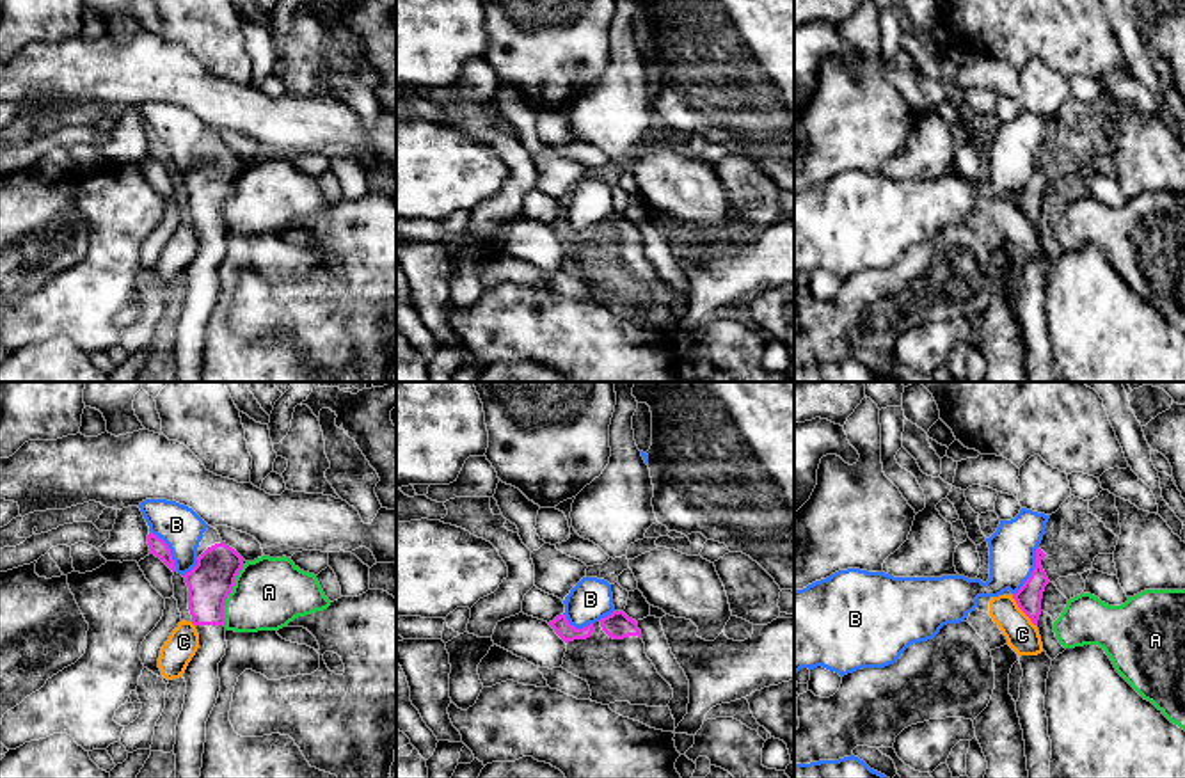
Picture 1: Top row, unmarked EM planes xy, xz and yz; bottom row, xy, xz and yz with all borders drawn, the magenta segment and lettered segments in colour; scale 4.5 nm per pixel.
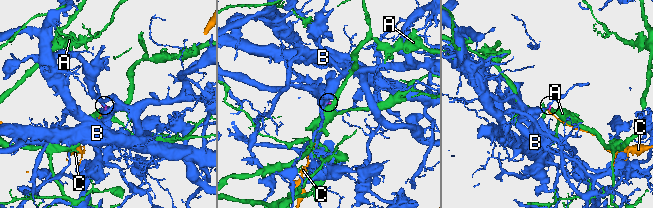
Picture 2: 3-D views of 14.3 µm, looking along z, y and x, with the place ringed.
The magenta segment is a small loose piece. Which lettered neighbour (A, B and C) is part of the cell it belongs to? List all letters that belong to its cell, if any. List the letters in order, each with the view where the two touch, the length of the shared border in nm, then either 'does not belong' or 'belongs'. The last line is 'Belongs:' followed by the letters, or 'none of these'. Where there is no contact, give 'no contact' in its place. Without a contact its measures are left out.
A: meets magenta in xy; contact 300 nm long; does not belong
B: meets magenta in yz; contact 260 nm long; does not belong
C: meets magenta in yz; contact 180 nm long; does not belong
Belongs: none of these

